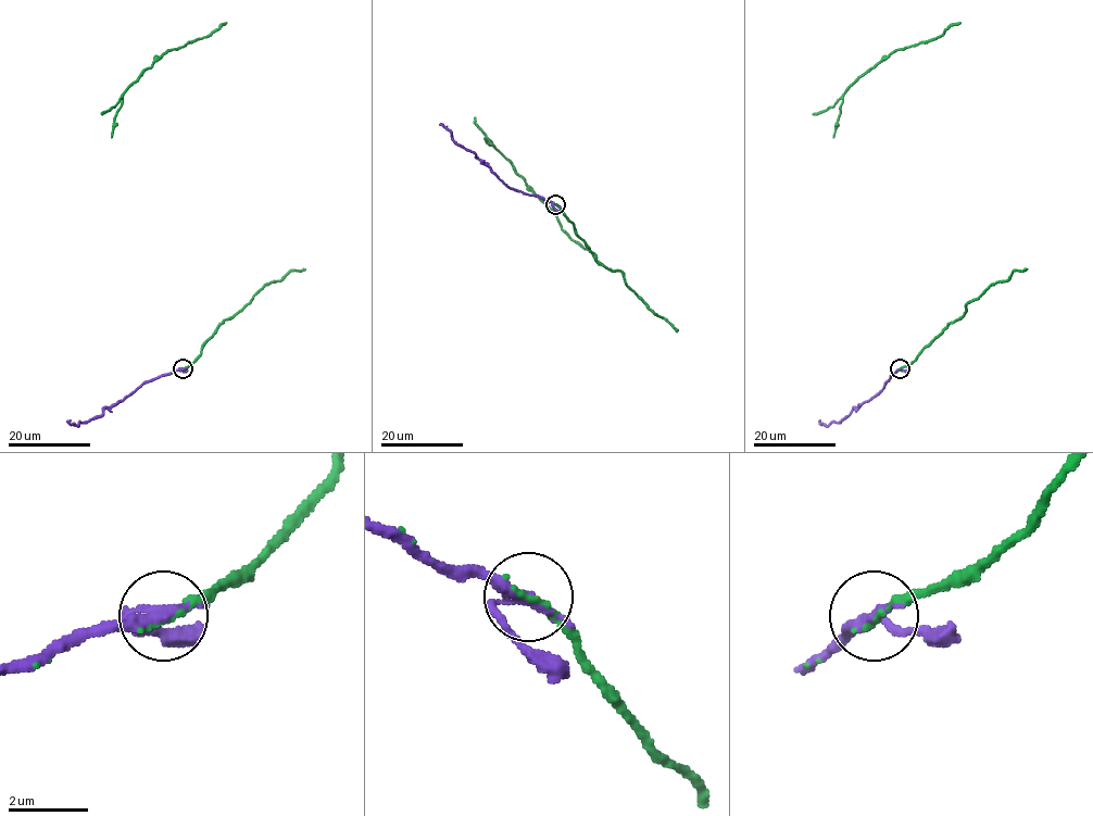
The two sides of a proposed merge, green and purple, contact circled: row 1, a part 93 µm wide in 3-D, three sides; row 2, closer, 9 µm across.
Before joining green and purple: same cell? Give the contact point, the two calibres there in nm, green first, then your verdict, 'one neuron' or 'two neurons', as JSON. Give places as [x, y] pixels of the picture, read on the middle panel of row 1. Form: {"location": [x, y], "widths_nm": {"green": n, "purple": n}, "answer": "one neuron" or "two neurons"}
{"location": [555, 204], "widths_nm": {"green": 100, "purple": 240}, "answer": "one neuron"}

